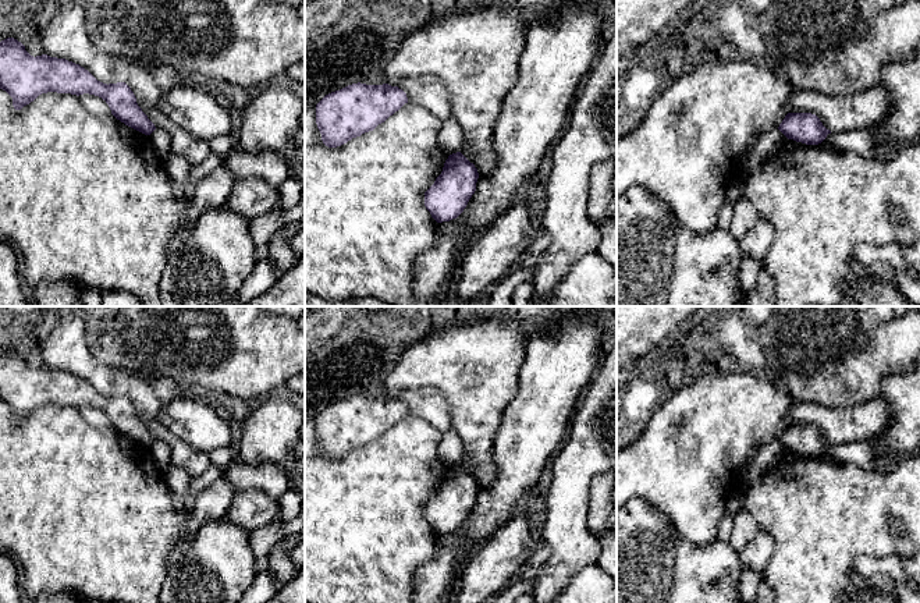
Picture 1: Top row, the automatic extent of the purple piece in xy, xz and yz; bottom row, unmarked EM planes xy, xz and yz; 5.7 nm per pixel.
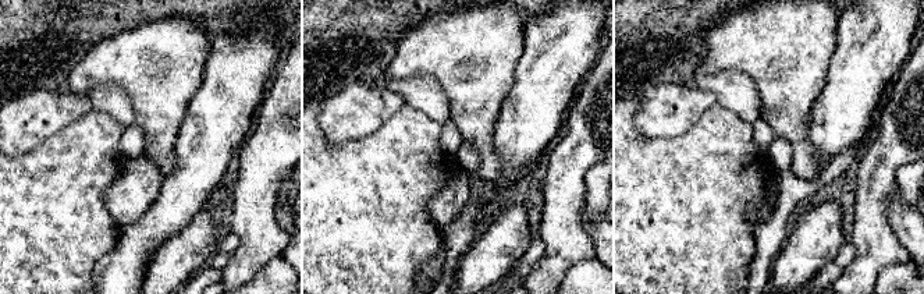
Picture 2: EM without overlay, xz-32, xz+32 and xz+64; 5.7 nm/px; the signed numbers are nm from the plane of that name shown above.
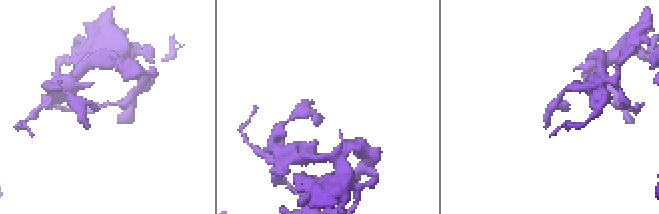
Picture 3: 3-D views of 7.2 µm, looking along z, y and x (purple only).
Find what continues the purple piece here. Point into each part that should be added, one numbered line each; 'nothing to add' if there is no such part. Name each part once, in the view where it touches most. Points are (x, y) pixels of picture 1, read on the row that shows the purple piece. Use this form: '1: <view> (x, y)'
nothing to add

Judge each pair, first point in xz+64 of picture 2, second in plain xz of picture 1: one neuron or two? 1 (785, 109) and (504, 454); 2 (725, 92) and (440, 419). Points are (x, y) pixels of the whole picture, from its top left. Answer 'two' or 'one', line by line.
1: two
2: one

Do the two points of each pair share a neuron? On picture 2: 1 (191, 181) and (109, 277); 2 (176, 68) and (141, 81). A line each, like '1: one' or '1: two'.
1: one
2: one

